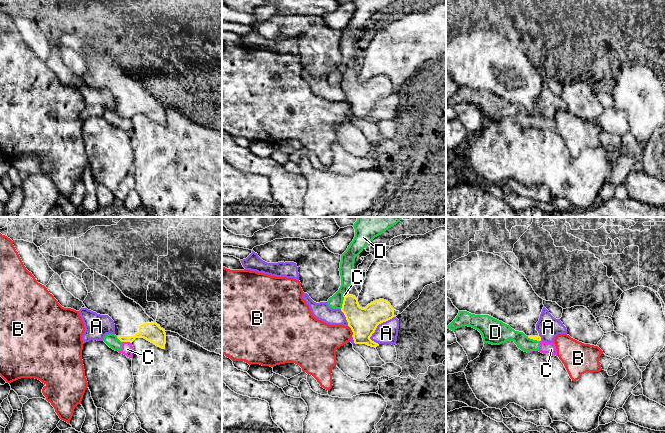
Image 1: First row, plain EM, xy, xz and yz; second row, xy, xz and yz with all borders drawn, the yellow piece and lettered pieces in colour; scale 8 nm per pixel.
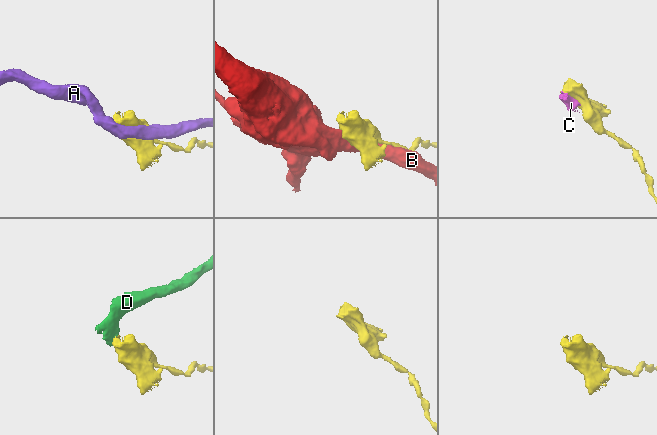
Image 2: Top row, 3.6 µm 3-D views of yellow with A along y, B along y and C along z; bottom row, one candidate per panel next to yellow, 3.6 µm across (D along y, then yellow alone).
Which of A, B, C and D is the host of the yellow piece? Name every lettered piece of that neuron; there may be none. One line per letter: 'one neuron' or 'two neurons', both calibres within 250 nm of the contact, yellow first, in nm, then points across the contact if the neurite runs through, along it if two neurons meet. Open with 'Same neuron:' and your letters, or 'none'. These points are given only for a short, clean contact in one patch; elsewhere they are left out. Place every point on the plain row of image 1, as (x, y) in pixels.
Same neuron: none
A: two neurons; calibres 220 and 180 nm
B: two neurons; calibres 220 and 260 nm
C: two neurons; calibres 160 and 100 nm; border xy (122, 117), (131, 119)
D: two neurons; calibres 220 and 110 nm; border xz (344, 74), (340, 84)

